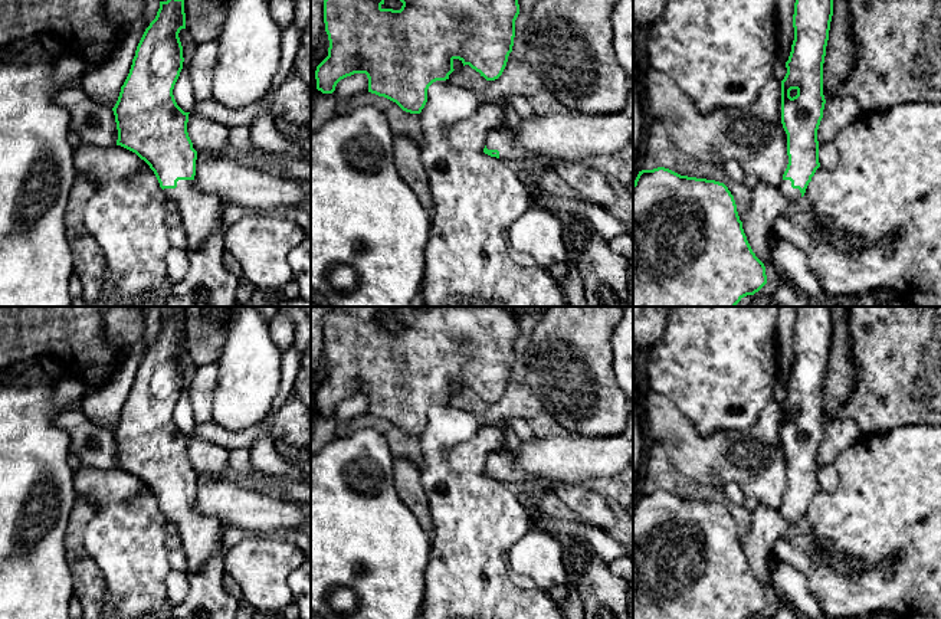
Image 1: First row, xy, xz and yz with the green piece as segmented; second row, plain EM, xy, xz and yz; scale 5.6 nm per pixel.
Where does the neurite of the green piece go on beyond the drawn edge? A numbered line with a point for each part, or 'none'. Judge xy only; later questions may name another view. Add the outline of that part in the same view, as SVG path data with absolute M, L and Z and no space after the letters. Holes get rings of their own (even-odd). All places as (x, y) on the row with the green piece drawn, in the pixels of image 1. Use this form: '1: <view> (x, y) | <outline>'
1: xy (200, 212) | M178 180L176 189L164 189L187 233L188 250L200 248L222 220L222 200L199 190L194 180Z

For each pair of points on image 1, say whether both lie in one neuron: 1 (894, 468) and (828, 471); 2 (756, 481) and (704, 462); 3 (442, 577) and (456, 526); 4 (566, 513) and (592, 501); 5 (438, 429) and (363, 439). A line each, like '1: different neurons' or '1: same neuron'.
1: different neurons
2: same neuron
3: same neuron
4: different neurons
5: different neurons

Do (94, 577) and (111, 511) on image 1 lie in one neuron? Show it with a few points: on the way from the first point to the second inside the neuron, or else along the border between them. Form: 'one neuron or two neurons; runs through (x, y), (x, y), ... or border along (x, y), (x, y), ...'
two neurons; border along (84, 533), (84, 547), (102, 575), (105, 598)

